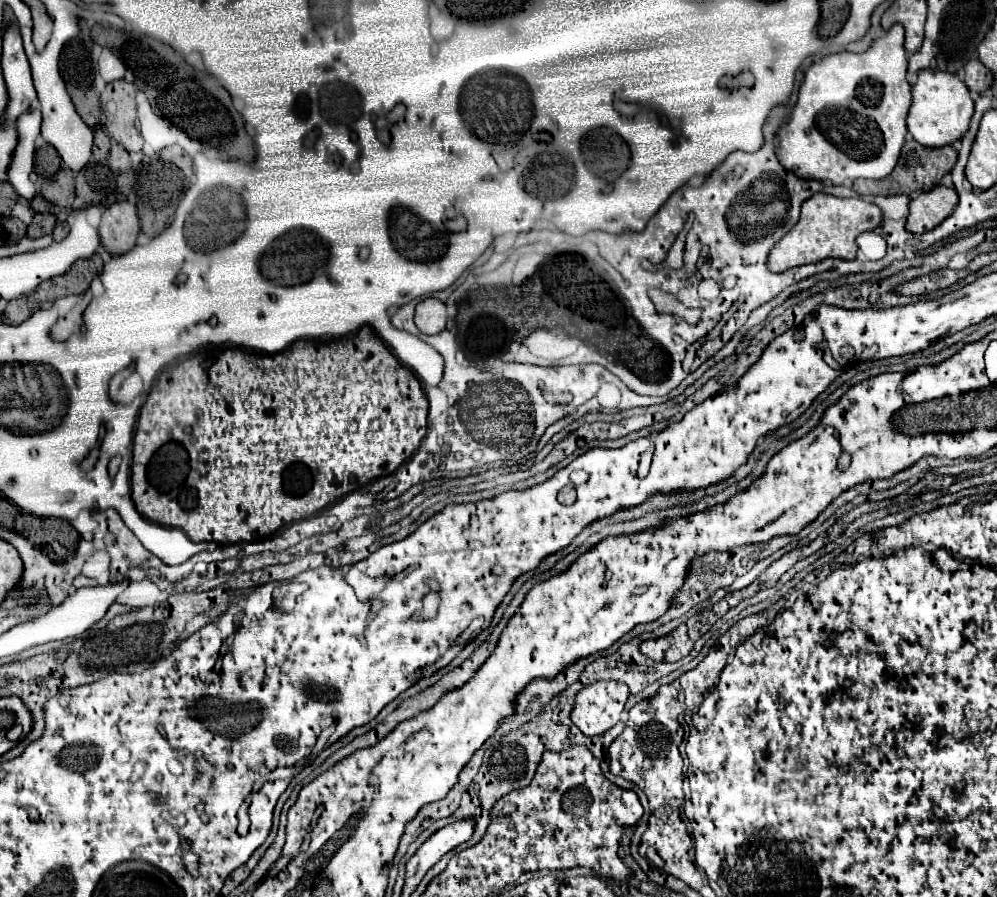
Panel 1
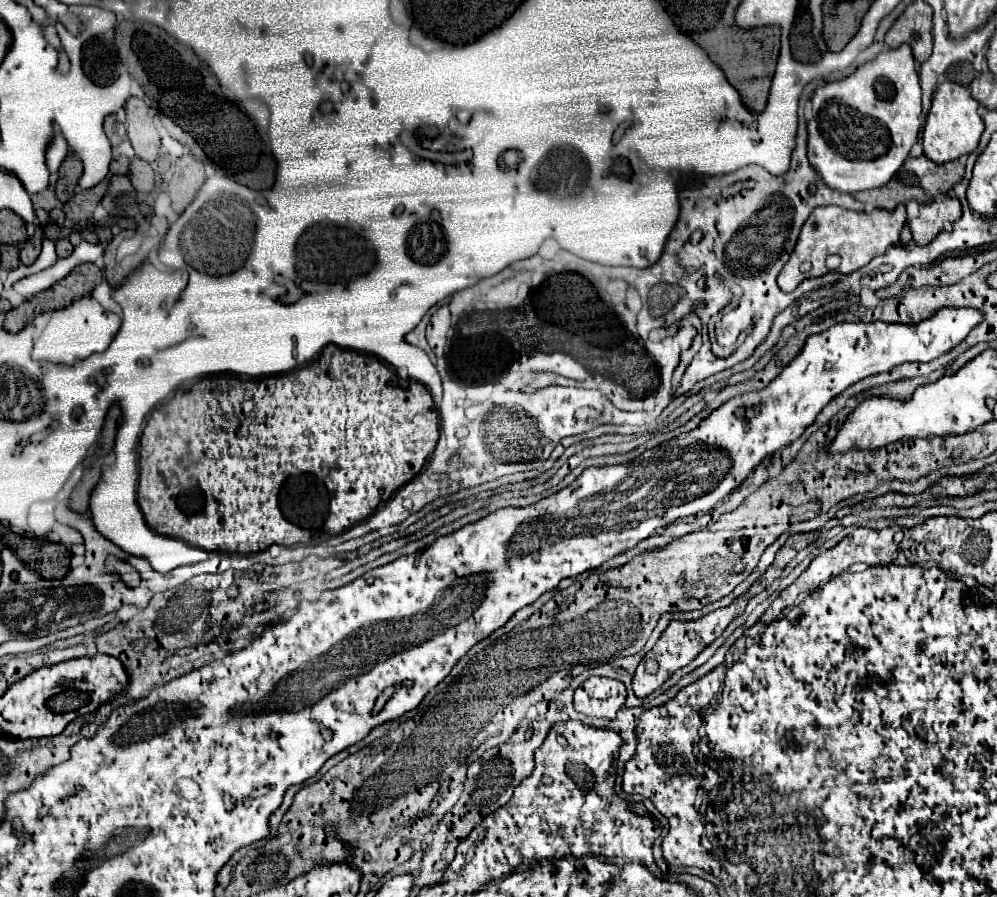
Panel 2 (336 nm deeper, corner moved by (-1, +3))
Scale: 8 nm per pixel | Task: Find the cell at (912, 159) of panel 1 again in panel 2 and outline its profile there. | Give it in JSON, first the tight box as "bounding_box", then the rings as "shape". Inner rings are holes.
{"bounding_box":[854,156,964,210],"shape":[[[926,156],[908,158],[904,162],[904,166],[894,174],[894,178],[886,186],[880,186],[874,190],[862,190],[862,192],[854,194],[854,198],[864,202],[864,204],[870,204],[874,208],[894,210],[898,204],[906,204],[908,200],[930,202],[936,196],[946,194],[950,188],[954,188],[958,182],[962,182],[962,178],[964,178],[964,164],[958,160],[946,162],[946,164],[936,164],[936,162],[930,162]]]}

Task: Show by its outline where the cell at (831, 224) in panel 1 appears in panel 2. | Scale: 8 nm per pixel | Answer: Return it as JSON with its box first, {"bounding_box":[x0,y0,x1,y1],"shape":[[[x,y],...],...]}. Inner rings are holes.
{"bounding_box":[778,204,906,292],"shape":[[[900,204],[896,210],[872,210],[872,212],[852,212],[844,210],[840,206],[822,206],[816,208],[806,224],[802,226],[800,238],[794,246],[794,252],[790,254],[788,264],[782,268],[778,276],[778,286],[782,292],[792,292],[798,284],[802,284],[808,278],[818,278],[828,272],[826,268],[826,256],[838,254],[842,258],[842,264],[838,272],[852,274],[854,270],[866,266],[874,256],[884,254],[890,246],[896,246],[900,242],[900,232],[906,224],[906,208]]]}

